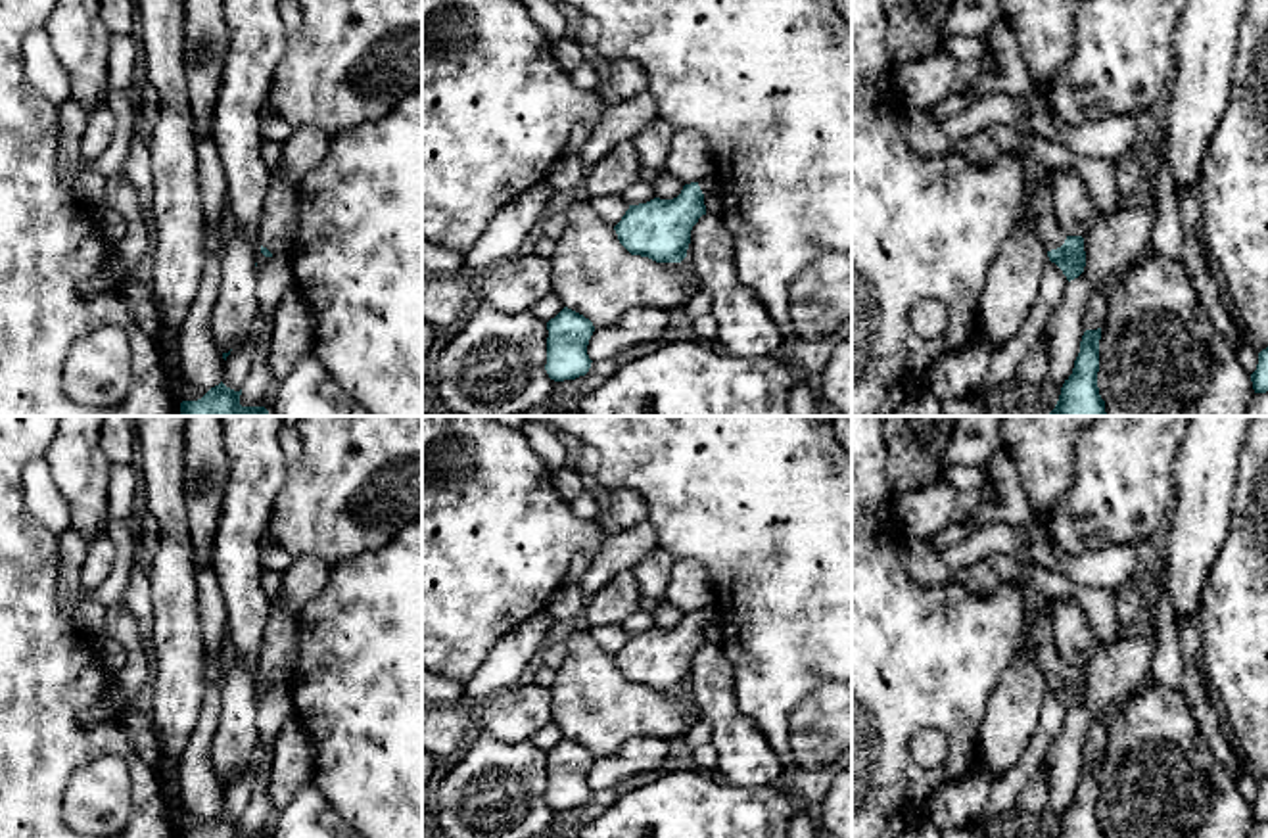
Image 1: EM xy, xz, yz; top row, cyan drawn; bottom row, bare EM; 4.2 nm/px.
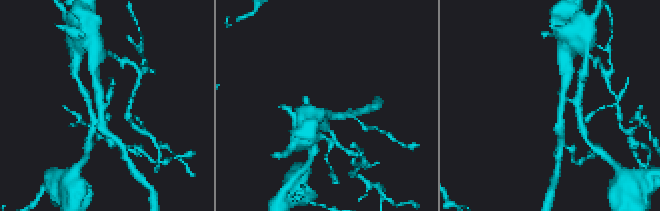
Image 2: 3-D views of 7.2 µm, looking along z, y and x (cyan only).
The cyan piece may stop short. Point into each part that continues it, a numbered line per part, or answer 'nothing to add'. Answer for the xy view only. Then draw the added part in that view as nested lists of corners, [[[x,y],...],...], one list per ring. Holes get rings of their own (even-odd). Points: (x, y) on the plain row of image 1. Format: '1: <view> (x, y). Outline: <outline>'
1: xy (279, 656). Outline: [[[270,604],[261,648],[259,673],[272,685],[288,683],[299,658],[297,619],[280,604]]]

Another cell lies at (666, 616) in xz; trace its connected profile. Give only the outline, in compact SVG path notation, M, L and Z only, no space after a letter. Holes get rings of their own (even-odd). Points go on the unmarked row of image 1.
M662 600L652 606L654 623L660 629L673 629L681 623L683 612L669 602Z

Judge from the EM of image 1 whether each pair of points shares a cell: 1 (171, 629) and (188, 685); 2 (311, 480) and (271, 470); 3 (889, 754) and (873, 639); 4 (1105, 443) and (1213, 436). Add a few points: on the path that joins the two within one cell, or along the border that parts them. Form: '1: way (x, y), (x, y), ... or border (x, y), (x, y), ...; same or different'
1: way (177, 643), (179, 672); same
2: border (288, 465), (288, 474), (275, 499), (271, 516); different
3: way (879, 725), (879, 714), (873, 708), (873, 668); same
4: border (1184, 436), (1174, 461), (1174, 482); different

